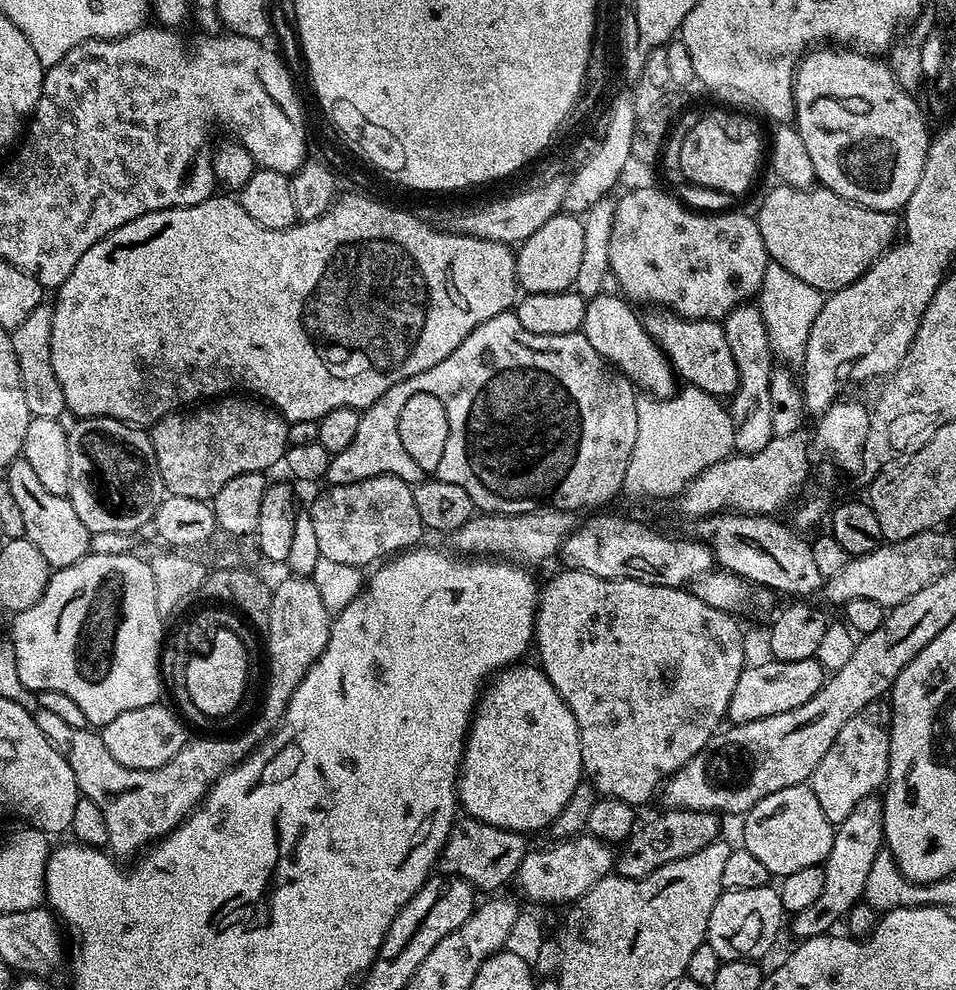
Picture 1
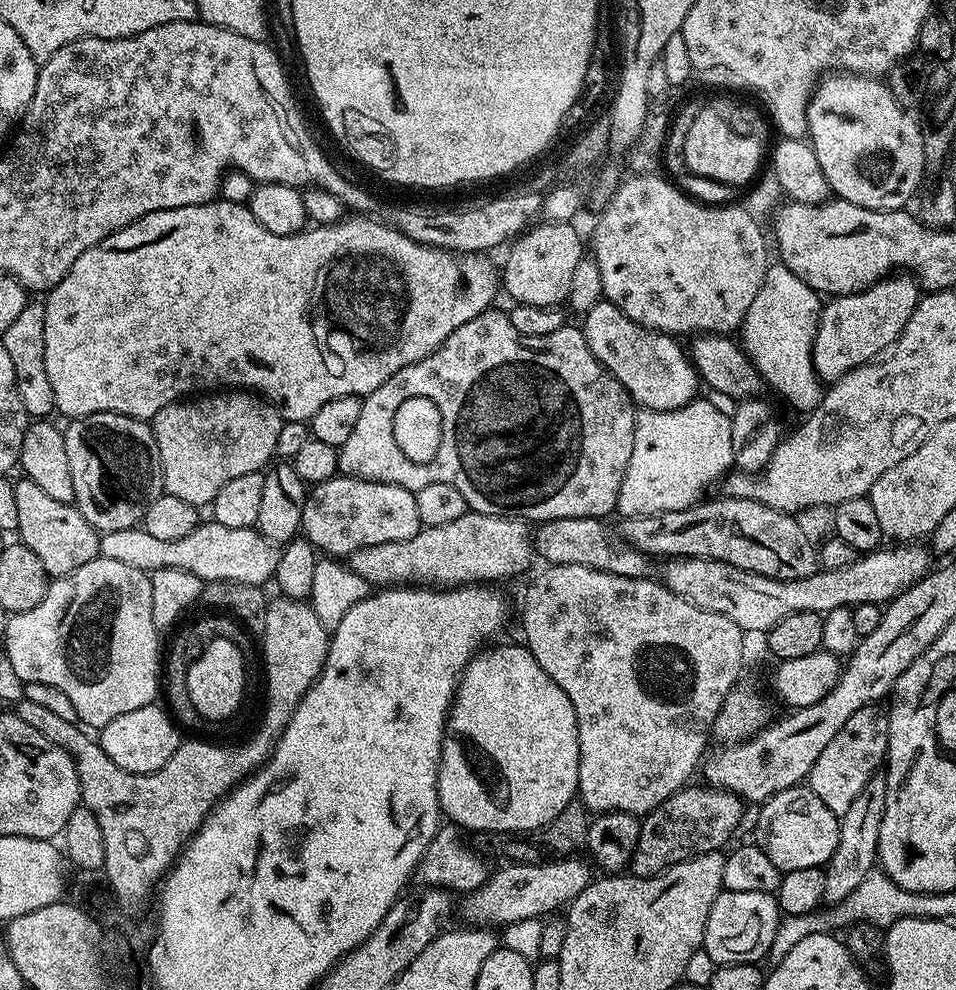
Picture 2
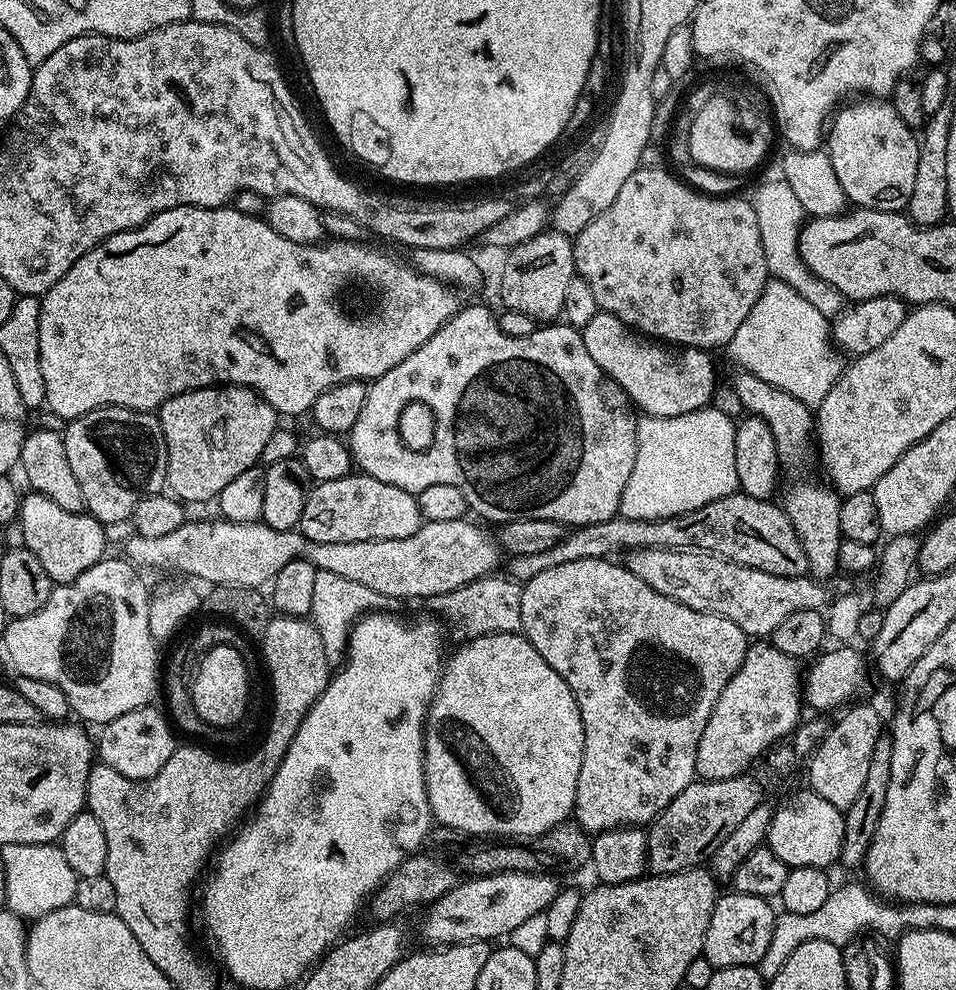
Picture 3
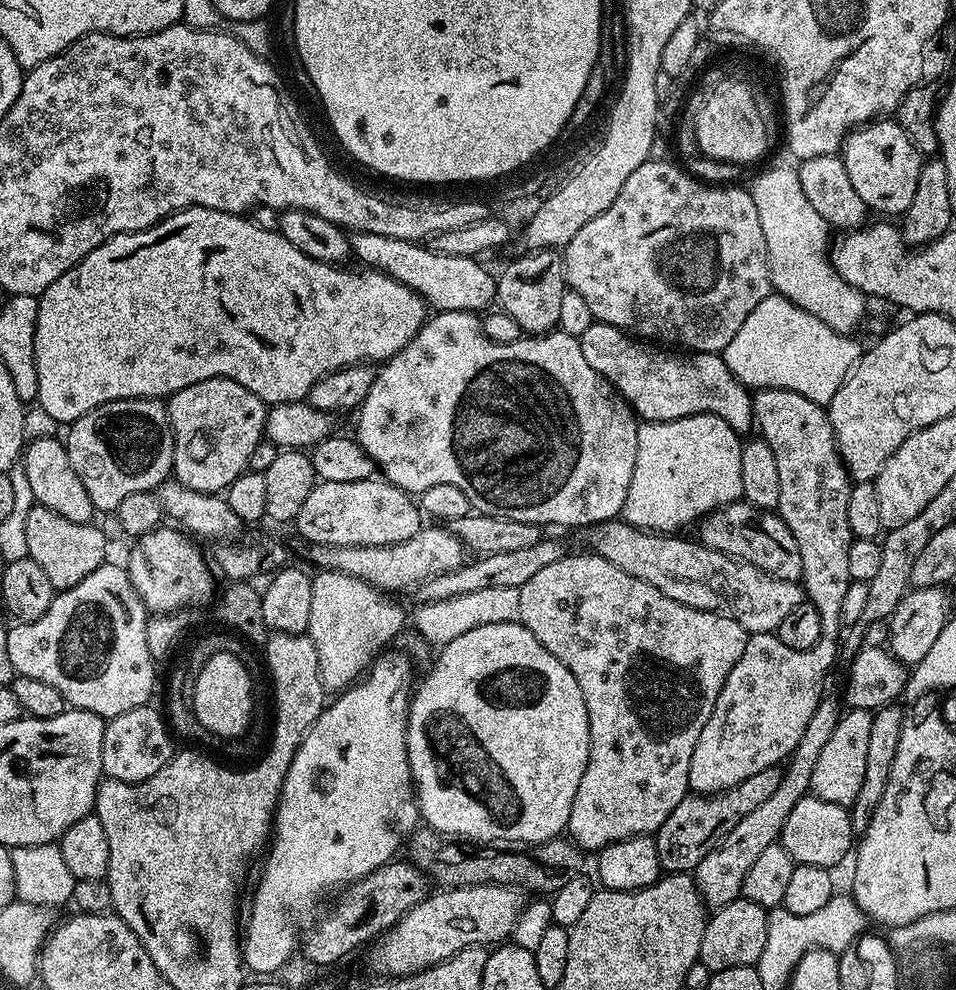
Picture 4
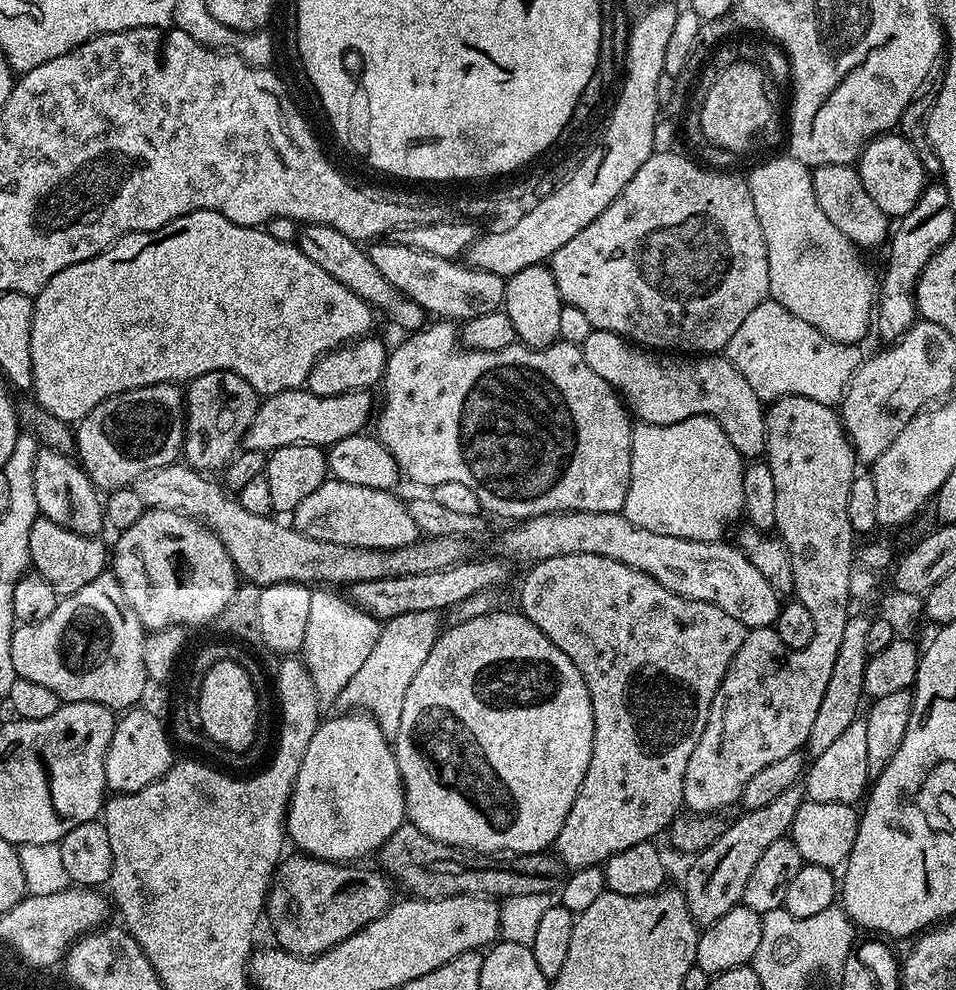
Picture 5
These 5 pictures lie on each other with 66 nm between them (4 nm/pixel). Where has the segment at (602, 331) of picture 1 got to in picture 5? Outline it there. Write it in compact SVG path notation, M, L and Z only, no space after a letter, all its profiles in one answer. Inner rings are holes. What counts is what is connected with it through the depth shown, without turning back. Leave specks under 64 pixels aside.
M595 330L582 347L590 370L605 380L625 405L637 417L640 415L643 423L673 424L691 416L711 416L722 426L742 458L765 455L765 401L754 394L754 386L742 378L731 359L720 354L704 354L699 358L689 358L684 354L661 354L637 346L613 332Z

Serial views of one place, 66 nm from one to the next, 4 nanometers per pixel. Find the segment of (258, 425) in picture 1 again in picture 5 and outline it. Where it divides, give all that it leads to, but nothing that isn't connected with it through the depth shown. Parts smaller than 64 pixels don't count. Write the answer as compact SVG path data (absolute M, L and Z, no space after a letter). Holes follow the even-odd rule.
M214 370L191 380L186 388L183 463L205 474L227 469L241 451L244 435L250 430L261 403L250 382L230 370Z

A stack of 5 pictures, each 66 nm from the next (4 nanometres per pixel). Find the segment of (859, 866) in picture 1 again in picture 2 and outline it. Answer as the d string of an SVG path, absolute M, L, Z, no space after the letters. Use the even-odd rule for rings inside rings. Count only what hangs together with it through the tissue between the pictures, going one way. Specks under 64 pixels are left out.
M883 771L876 772L870 778L870 782L862 786L862 794L854 798L850 810L846 810L846 814L840 817L838 846L824 868L826 874L825 905L841 904L846 897L854 894L854 889L866 879L866 874L870 874L870 870L877 867L878 830L882 830L882 818L886 814L887 793L887 775Z

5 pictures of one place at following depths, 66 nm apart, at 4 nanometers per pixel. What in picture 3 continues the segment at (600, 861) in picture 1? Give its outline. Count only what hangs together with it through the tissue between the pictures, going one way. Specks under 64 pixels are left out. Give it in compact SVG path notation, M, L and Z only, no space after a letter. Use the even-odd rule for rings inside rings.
M499 872L493 876L472 876L461 879L442 898L427 905L424 925L420 932L432 946L461 944L471 940L495 942L499 936L511 937L522 922L534 918L534 914L545 913L559 894L562 884L555 875L547 872L522 874L521 872Z

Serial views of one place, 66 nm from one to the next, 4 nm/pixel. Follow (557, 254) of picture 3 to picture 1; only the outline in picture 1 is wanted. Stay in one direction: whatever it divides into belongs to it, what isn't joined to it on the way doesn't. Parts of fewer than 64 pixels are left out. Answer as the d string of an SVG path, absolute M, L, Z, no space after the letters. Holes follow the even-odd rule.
M558 214L550 218L530 238L515 249L516 258L516 283L525 293L554 294L555 292L569 291L575 285L578 278L578 266L582 262L582 234L584 233L584 221L579 215Z

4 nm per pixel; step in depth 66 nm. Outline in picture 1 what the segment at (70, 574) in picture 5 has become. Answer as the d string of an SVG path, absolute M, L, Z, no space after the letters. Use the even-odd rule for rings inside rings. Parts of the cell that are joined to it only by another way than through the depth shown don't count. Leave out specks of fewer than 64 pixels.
M17 458L8 465L6 475L8 475L6 482L10 486L10 494L14 494L14 502L18 502L18 507L22 510L23 539L34 542L34 546L38 546L42 558L46 558L46 562L53 570L74 566L74 562L89 555L88 547L92 533L86 526L82 526L82 520L78 518L78 514L74 514L74 506L68 501L67 496L55 496L50 494L50 490L45 490L42 482L38 482L38 478L34 478L34 470L30 470L30 462L26 462L22 458Z

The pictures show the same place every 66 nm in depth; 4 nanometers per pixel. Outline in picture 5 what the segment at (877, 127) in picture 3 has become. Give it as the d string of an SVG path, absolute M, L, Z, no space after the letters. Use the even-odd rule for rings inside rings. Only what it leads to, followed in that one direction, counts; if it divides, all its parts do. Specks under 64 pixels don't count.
M885 134L871 140L860 154L858 171L867 193L889 218L910 214L926 183L926 173L914 146L899 134Z

